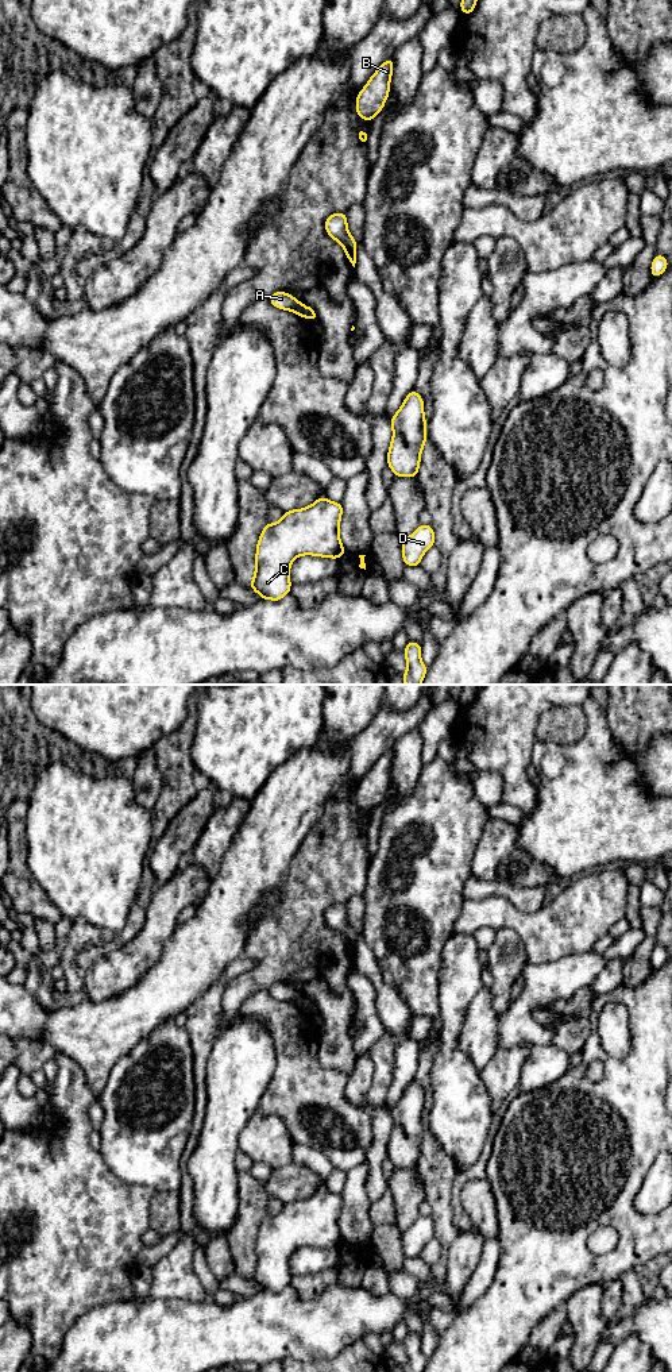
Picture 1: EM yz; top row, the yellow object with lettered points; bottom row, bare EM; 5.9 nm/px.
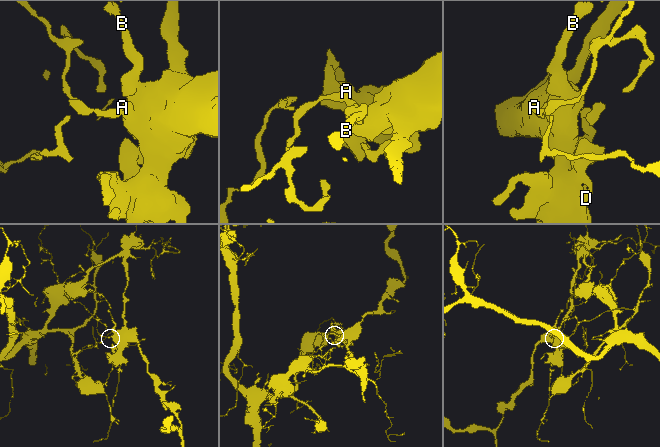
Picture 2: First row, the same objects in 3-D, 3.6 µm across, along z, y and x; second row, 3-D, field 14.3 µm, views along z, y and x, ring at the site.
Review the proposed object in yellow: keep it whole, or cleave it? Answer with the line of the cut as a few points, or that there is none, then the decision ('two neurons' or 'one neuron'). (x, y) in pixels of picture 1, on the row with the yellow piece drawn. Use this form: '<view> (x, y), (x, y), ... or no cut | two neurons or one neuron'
yz (304, 307), (305, 316) | two neurons

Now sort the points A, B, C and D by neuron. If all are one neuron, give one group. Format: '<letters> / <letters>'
A D / B C

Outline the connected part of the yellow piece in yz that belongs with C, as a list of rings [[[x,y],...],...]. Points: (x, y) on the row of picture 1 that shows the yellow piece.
[[[318,497],[306,508],[285,512],[278,523],[266,524],[256,544],[255,573],[250,583],[250,587],[260,596],[260,600],[281,601],[290,593],[290,566],[296,558],[313,555],[340,559],[347,552],[340,540],[341,516],[341,502]]]

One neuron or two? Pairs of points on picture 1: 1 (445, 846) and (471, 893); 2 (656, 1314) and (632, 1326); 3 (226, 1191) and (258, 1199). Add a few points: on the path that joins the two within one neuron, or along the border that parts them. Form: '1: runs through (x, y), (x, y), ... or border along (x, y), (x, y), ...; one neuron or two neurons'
1: border along (470, 875), (463, 897); two neurons
2: runs through (651, 1320), (637, 1324); one neuron
3: border along (239, 1174), (239, 1209), (238, 1217), (231, 1225); two neurons

